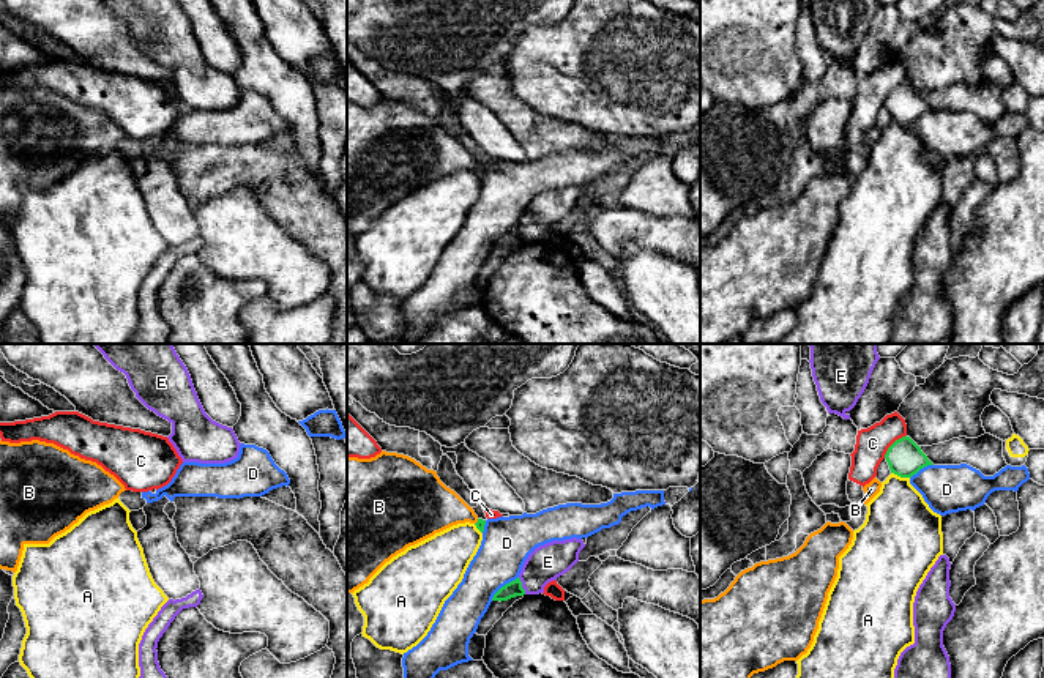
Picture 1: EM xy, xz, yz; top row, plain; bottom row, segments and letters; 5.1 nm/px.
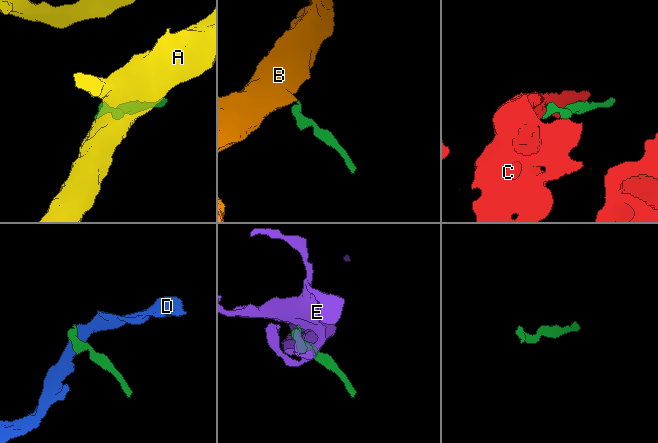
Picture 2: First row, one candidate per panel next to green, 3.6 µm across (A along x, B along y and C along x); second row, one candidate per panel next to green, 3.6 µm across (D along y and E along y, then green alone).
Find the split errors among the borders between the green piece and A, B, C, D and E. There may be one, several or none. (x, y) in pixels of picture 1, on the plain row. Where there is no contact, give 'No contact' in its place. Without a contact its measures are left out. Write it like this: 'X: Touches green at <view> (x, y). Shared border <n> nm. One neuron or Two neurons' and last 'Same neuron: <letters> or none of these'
A: Touches green at yz (901, 123). Shared border 100 nm. Two neurons
B: Touches green at xz (477, 169). Shared border 40 nm. One neuron
C: Touches green at yz (891, 92). Shared border 170 nm. Two neurons
D: Touches green at xz (505, 232). Shared border 190 nm. Two neurons
E: Touches green at xz (521, 232). Shared border 100 nm. Two neurons
Same neuron: B

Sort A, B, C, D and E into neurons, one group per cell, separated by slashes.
A / B / C / D / E

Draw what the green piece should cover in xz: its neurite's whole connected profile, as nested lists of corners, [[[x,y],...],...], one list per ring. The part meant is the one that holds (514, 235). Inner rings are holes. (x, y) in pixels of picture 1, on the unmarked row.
[[[517,224],[516,227],[506,230],[505,233],[501,233],[492,244],[492,248],[508,248],[511,244],[516,244],[516,243],[524,243],[525,241],[525,237],[522,235],[522,229],[520,225]]]

